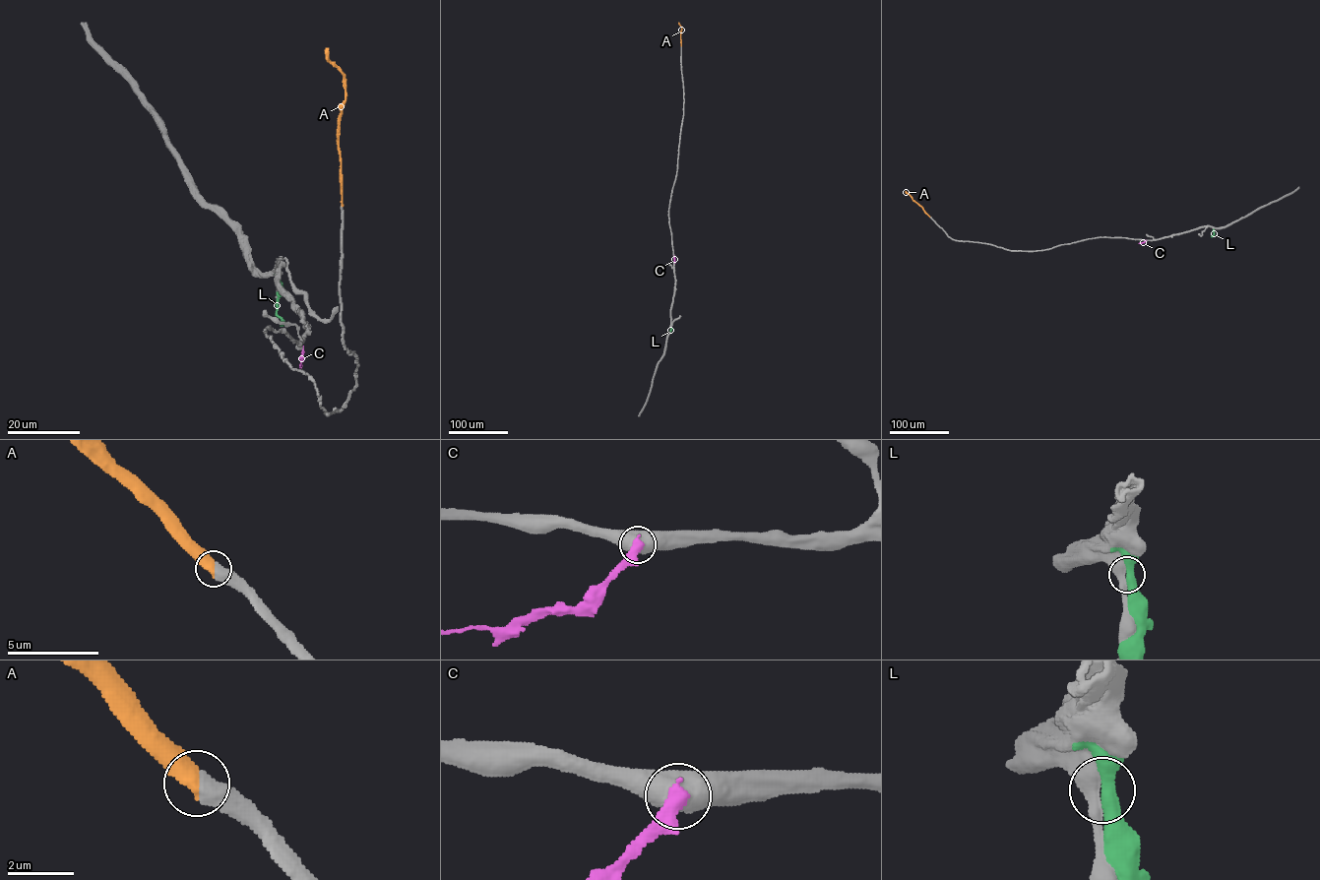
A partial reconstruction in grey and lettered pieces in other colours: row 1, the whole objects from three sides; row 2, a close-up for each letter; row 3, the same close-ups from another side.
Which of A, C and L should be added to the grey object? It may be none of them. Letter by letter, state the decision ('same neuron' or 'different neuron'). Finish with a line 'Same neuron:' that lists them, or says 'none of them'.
A: same neuron
C: different neuron
L: different neuron
Same neuron: A

